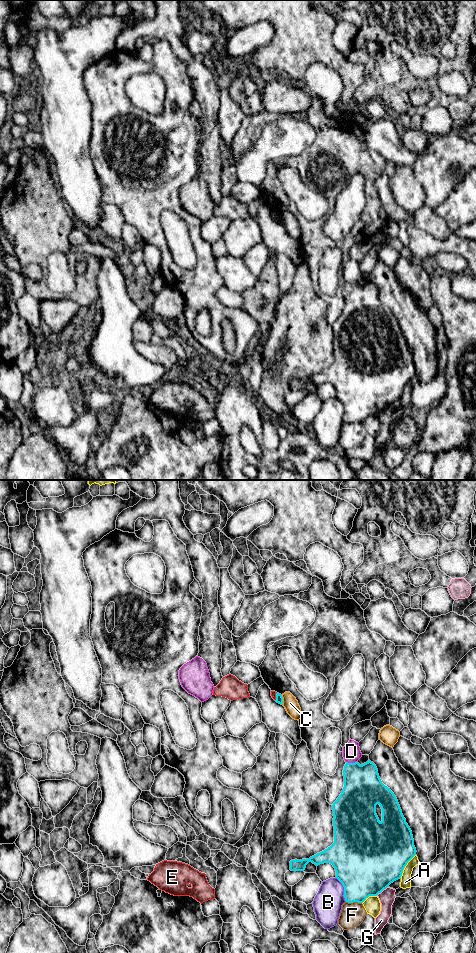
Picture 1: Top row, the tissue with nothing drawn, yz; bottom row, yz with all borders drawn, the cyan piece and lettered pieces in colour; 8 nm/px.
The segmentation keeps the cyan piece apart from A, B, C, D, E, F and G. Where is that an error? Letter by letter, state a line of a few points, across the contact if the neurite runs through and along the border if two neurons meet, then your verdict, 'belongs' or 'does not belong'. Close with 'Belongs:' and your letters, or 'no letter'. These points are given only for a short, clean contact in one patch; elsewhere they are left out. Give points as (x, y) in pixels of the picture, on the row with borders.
A: does not belong
B: does not belong
C: does not belong
D: does not belong
E: line yz (276, 692), (275, 700); does not belong
F: does not belong
G: does not belong
Belongs: no letter

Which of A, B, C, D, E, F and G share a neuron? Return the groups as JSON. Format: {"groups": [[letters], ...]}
{"groups": [["A"], ["B"], ["C"], ["D"], ["E"], ["F"], ["G"]]}

